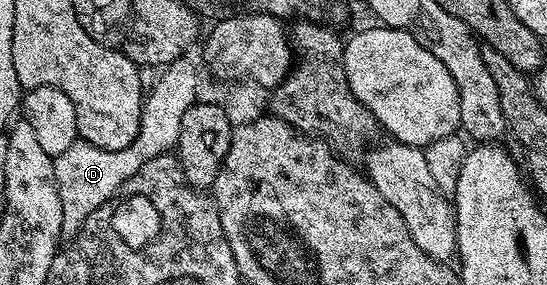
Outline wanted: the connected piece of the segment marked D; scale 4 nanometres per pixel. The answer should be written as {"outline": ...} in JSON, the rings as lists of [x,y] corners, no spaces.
{"outline":[[[186,55],[175,59],[158,72],[161,74],[158,75],[153,90],[150,93],[148,90],[141,107],[141,126],[137,132],[137,138],[130,145],[119,151],[103,151],[91,143],[78,139],[75,143],[71,143],[71,147],[67,147],[67,151],[63,151],[63,155],[53,158],[55,179],[59,187],[59,203],[63,203],[63,227],[61,231],[66,238],[72,239],[77,236],[77,232],[81,230],[87,215],[91,215],[91,211],[103,207],[103,203],[113,201],[120,194],[122,185],[128,183],[131,175],[135,175],[139,171],[139,167],[143,167],[143,163],[168,154],[176,146],[179,139],[179,127],[183,127],[183,115],[187,115],[187,111],[199,97],[196,89],[197,69],[193,66],[191,58],[192,56]]]}

